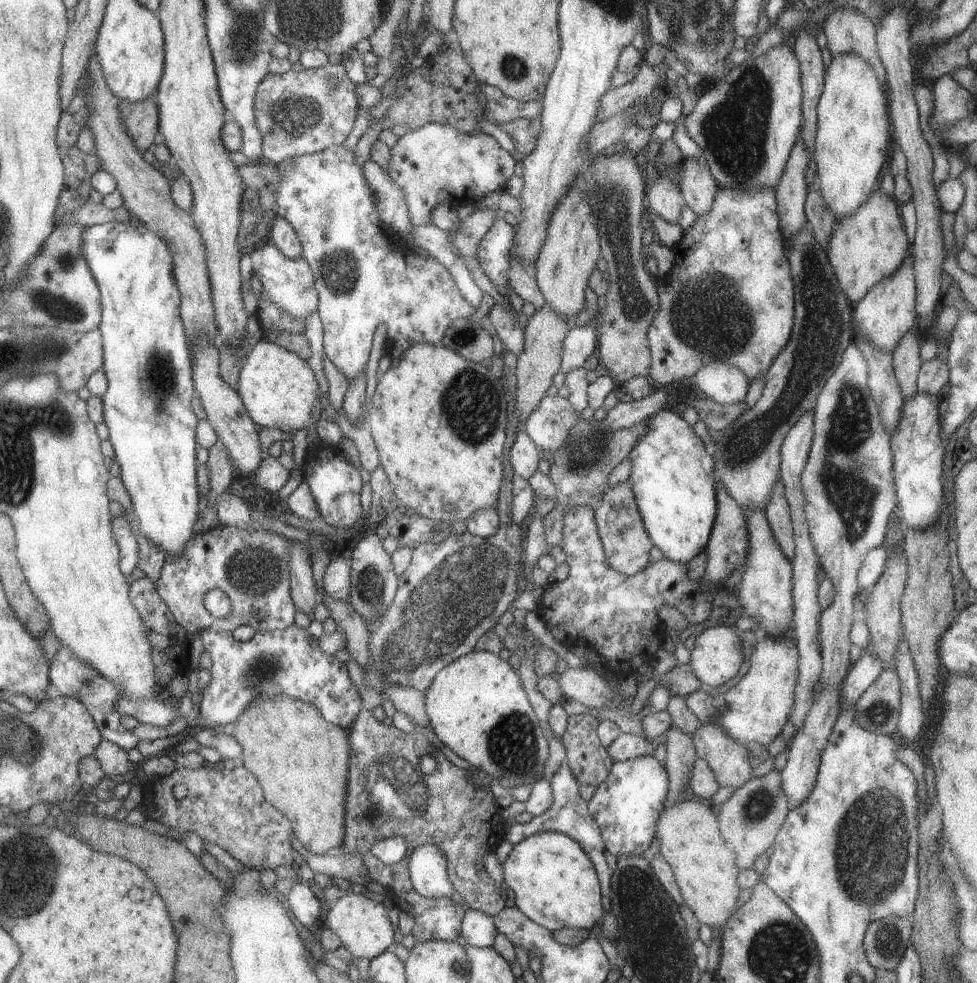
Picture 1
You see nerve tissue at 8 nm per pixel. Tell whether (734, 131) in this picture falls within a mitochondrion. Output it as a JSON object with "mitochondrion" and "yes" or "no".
{"mitochondrion":"yes"}

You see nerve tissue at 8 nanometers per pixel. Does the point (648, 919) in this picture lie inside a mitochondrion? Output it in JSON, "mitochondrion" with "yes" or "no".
{"mitochondrion":"yes"}

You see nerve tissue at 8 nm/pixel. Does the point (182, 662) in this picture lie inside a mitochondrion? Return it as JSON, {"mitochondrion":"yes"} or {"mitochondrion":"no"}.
{"mitochondrion":"no"}

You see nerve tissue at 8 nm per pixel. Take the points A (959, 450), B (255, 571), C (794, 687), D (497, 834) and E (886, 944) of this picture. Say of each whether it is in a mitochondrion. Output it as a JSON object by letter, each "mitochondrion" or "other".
{"A":"other","B":"mitochondrion","C":"other","D":"other","E":"mitochondrion"}

